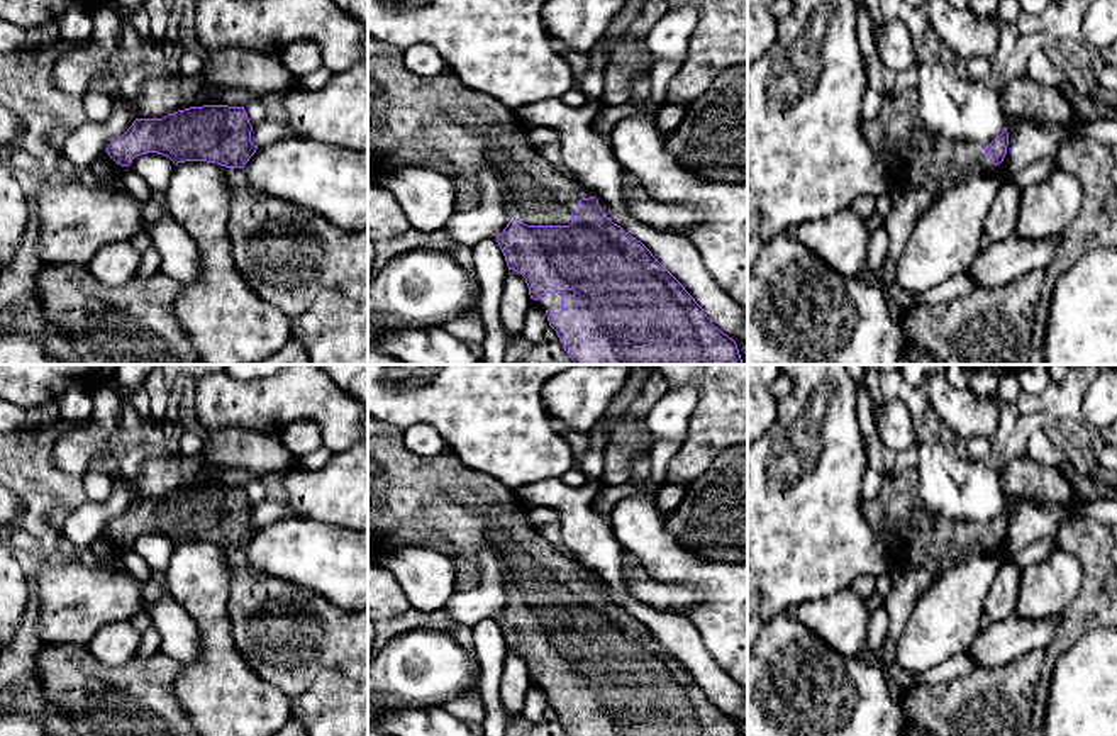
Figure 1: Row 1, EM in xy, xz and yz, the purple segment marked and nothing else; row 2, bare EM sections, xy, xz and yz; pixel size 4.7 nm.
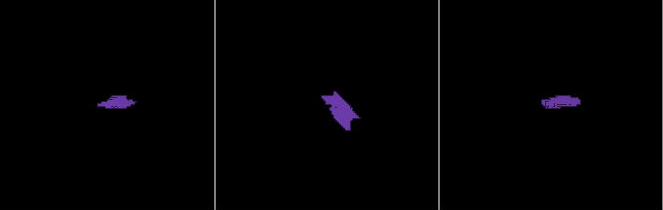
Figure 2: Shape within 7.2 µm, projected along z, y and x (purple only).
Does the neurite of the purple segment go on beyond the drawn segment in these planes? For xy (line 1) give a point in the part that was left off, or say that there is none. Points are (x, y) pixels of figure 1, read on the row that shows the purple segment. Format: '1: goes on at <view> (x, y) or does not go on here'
1: does not go on here

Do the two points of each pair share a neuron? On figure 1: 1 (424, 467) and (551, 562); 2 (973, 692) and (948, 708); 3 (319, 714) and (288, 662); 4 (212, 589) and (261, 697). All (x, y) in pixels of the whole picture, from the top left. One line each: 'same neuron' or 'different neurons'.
1: same neuron
2: same neuron
3: different neurons
4: same neuron

